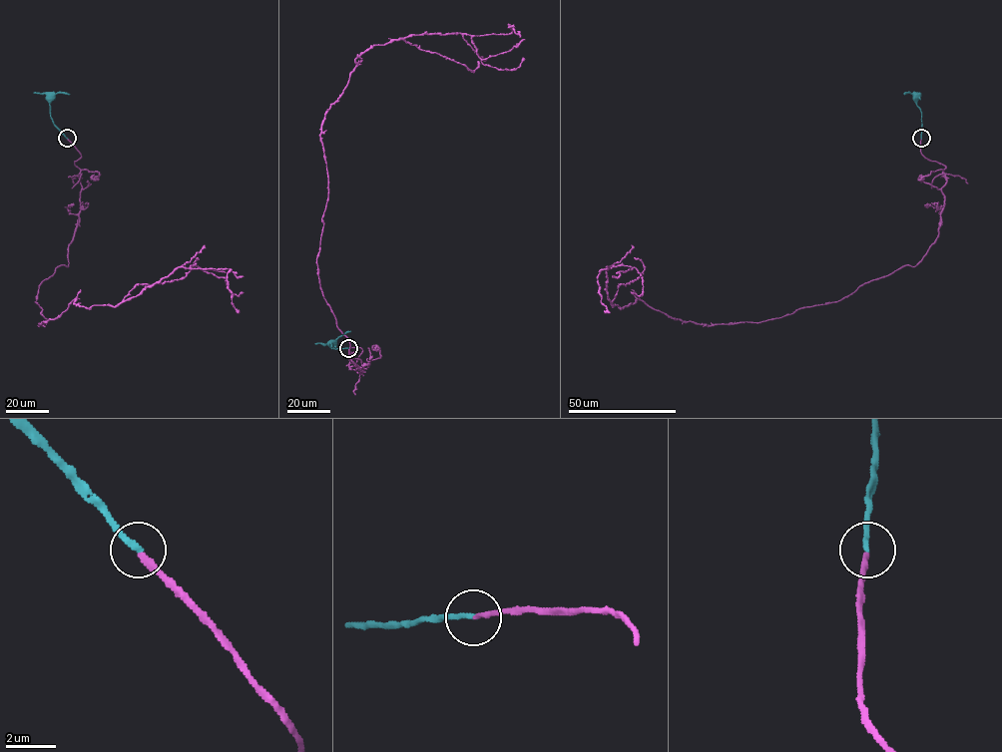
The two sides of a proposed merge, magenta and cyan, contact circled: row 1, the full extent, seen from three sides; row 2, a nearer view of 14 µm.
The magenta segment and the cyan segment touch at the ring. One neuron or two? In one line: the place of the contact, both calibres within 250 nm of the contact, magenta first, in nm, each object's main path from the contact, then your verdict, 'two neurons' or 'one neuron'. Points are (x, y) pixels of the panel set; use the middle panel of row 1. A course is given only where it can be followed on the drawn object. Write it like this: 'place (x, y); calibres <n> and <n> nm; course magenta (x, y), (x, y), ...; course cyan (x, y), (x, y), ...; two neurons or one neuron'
place (348, 348); calibres 240 and 240 nm; course magenta (348, 348), (361, 373), (316, 257), (321, 127), (356, 58), (459, 33), (485, 65), (524, 58); course cyan (348, 348), (332, 349), (332, 343); one neuron

